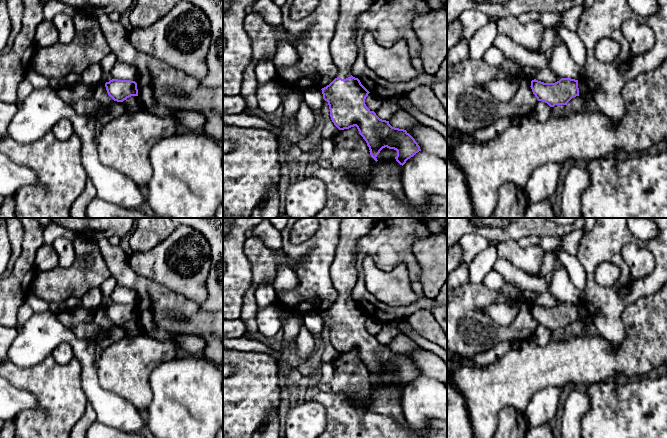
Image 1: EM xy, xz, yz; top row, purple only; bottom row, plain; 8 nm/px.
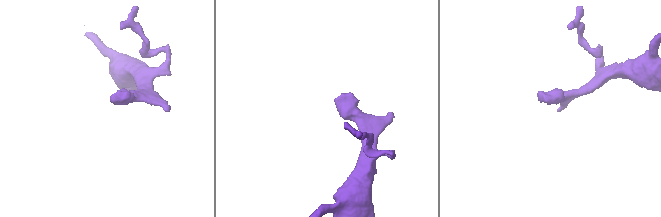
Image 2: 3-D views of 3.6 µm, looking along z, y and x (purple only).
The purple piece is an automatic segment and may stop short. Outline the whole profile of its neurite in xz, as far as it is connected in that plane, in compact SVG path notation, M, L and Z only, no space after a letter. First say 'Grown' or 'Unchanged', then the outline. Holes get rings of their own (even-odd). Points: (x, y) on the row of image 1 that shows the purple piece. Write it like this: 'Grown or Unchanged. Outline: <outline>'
Grown. Outline: M341 0L339 19L330 43L331 57L339 69L339 76L321 90L323 99L328 102L331 120L339 130L356 126L369 147L371 157L376 162L377 155L387 147L397 151L395 159L403 166L408 159L421 151L420 146L406 130L392 127L389 121L380 119L366 106L365 99L370 92L358 78L351 75L351 69L357 57L356 19L374 3L375 0Z

